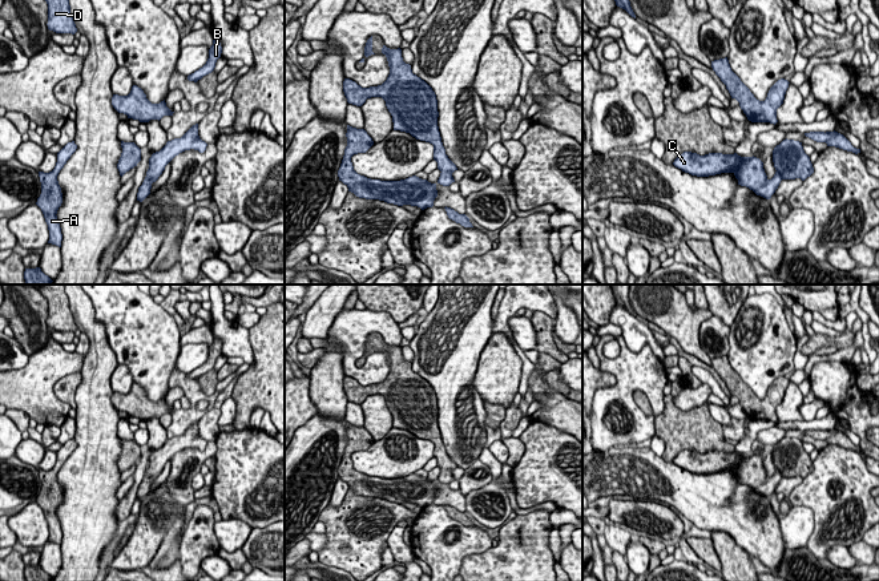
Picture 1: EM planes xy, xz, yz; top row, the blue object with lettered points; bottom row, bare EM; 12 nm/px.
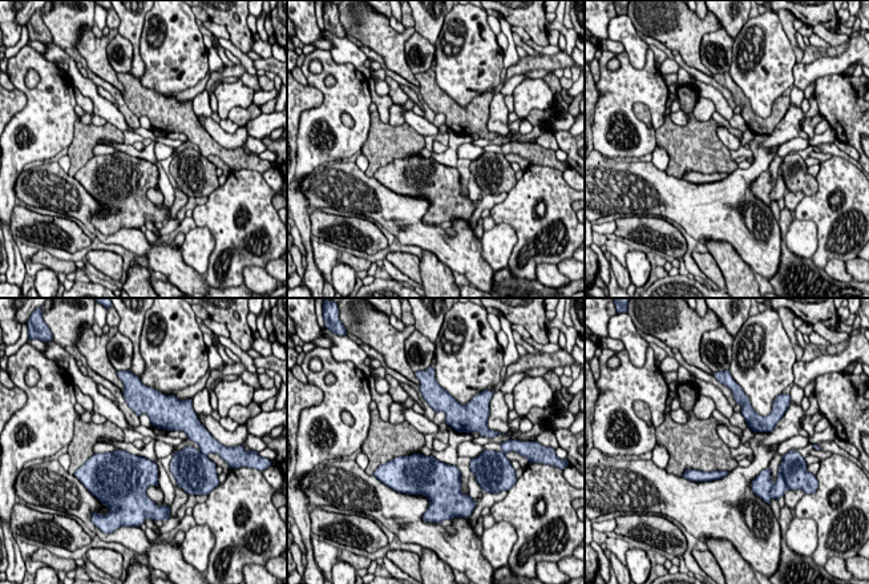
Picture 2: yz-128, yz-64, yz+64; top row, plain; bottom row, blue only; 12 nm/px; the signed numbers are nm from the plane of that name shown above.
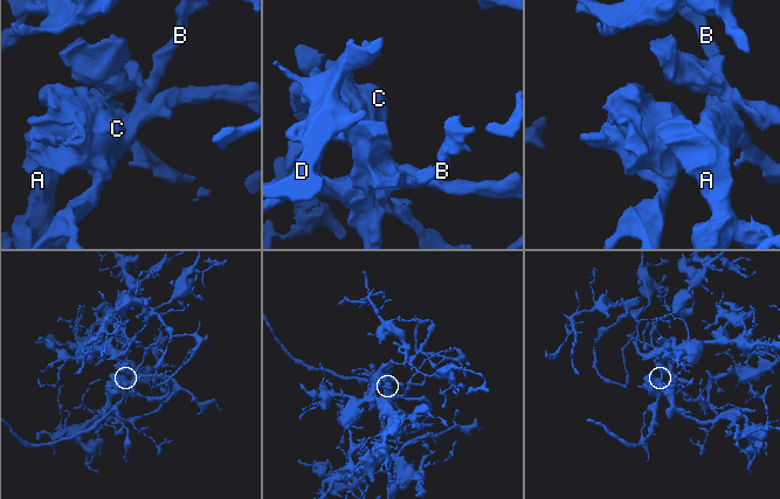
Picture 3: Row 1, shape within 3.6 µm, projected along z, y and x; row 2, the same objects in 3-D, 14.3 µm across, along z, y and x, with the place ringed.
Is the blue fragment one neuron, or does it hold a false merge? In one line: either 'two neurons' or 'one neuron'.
one neuron

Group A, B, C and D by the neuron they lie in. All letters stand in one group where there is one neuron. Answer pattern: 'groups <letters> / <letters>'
groups A B C D

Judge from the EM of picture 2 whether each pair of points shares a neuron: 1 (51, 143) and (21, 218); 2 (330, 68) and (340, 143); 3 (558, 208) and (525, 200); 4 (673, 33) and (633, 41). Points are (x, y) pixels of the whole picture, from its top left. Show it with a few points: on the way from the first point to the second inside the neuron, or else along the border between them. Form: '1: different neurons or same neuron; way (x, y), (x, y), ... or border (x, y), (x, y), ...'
1: different neurons; border (16, 201), (13, 206)
2: same neuron; way (339, 87), (339, 99), (335, 103), (335, 124)
3: same neuron; way (550, 200), (545, 194), (533, 194)
4: different neurons; border (626, 15), (637, 31)

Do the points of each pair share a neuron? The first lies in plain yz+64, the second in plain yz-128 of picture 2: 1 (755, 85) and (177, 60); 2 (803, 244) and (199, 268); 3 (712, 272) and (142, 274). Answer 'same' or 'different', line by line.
1: same
2: same
3: different

